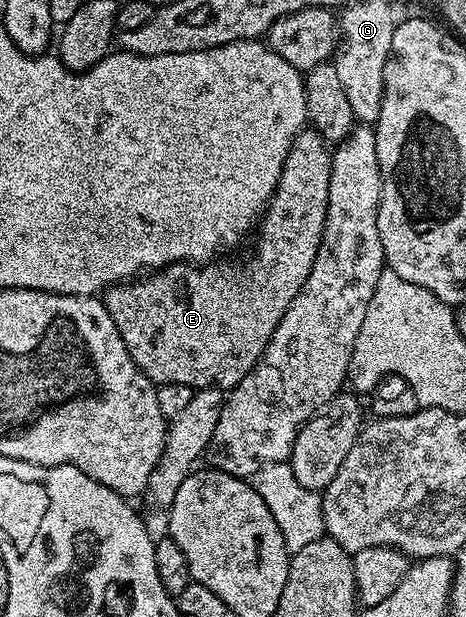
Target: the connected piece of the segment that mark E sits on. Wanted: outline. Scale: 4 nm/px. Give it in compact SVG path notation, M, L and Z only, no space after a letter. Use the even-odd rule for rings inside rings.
M304 128L295 137L295 143L291 146L291 151L287 153L287 159L283 165L283 171L279 177L279 183L275 189L275 194L267 208L263 212L263 217L257 223L257 233L255 238L255 255L243 262L219 262L223 260L212 260L206 264L176 264L164 266L162 270L148 273L146 276L136 277L122 284L107 287L102 295L102 302L107 306L109 316L113 316L113 324L117 324L117 332L121 332L121 340L125 340L125 348L129 348L129 356L137 369L149 379L150 382L159 386L165 384L185 384L192 388L218 388L223 392L230 392L235 389L241 380L245 380L248 372L255 369L256 364L261 361L265 348L273 336L273 332L278 328L280 320L285 316L289 304L293 304L293 296L301 292L305 280L309 280L309 272L313 272L313 264L317 260L317 252L321 248L323 239L323 229L327 219L327 205L329 204L329 176L331 175L332 151L328 143L323 141L320 134L313 128Z

